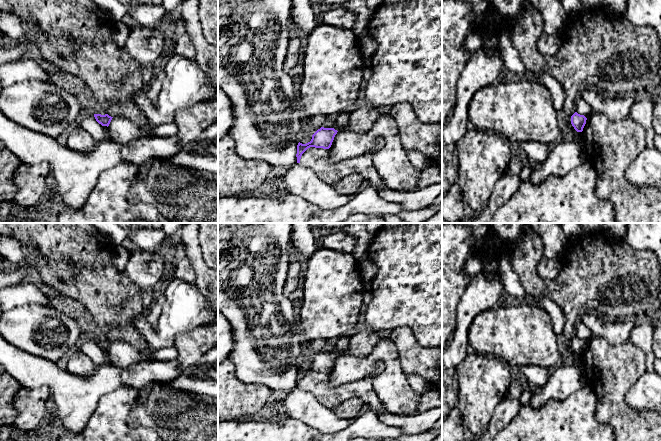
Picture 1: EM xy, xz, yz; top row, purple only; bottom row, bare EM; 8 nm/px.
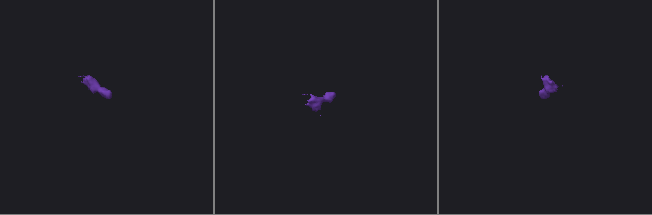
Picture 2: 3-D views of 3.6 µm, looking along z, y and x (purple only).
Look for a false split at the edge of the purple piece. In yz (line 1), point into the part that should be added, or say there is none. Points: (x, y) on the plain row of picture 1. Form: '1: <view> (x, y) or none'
1: none

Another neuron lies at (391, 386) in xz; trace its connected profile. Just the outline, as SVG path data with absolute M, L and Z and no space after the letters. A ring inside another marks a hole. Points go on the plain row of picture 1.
M382 337L365 357L338 355L329 372L330 384L340 386L363 379L378 361L384 363L384 369L373 377L372 385L385 410L395 415L414 415L419 398L401 369L397 347L389 337Z

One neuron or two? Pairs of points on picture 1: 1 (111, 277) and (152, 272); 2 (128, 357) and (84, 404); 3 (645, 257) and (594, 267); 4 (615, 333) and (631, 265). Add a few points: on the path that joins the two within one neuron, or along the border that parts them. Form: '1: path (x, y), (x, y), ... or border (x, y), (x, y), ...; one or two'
1: border (126, 274), (139, 287), (147, 288); two
2: border (108, 362), (121, 370); two
3: path (632, 267), (607, 267); one
4: border (612, 319), (619, 320); two

